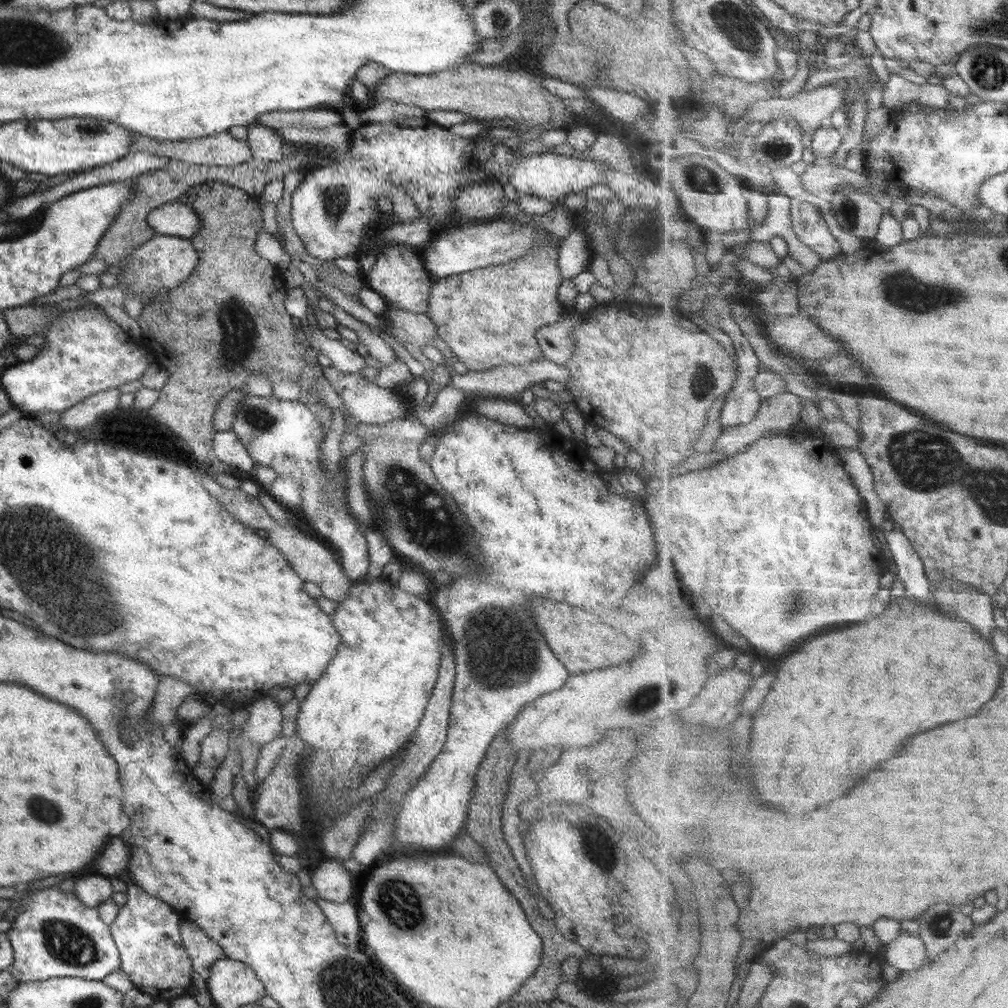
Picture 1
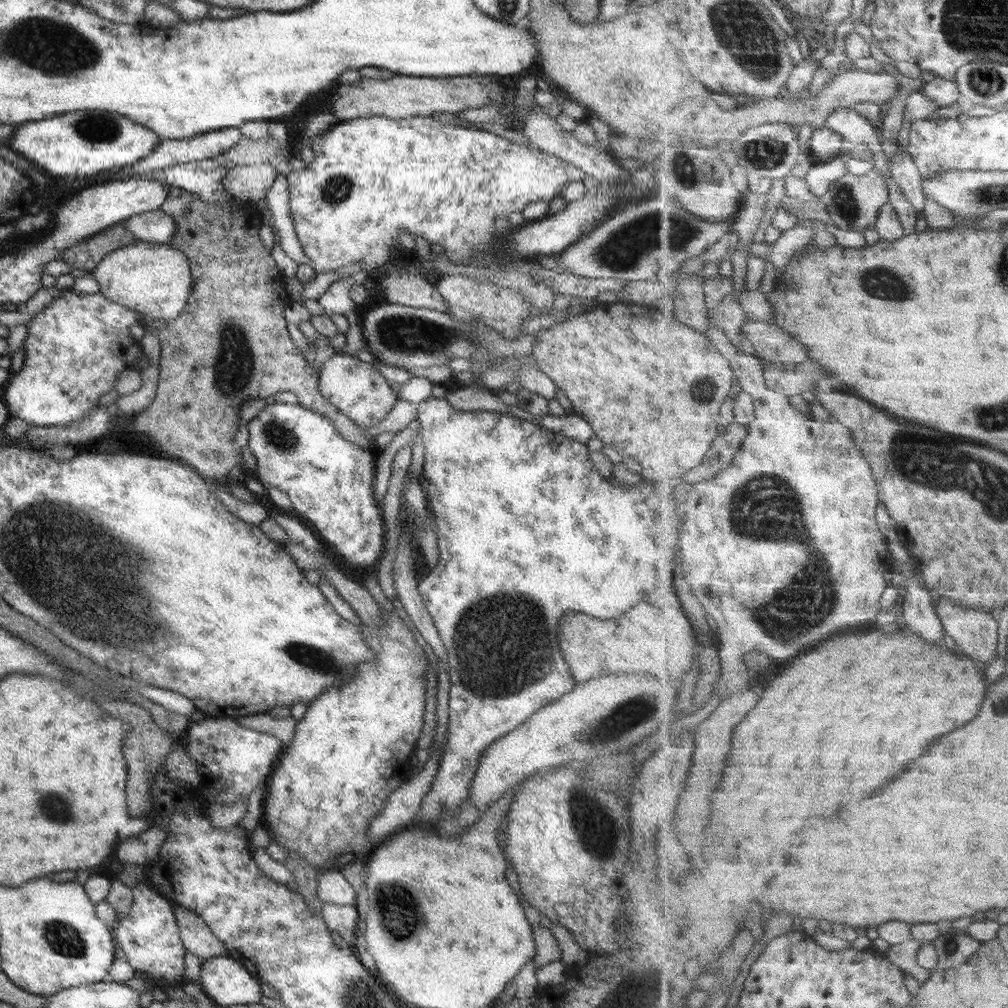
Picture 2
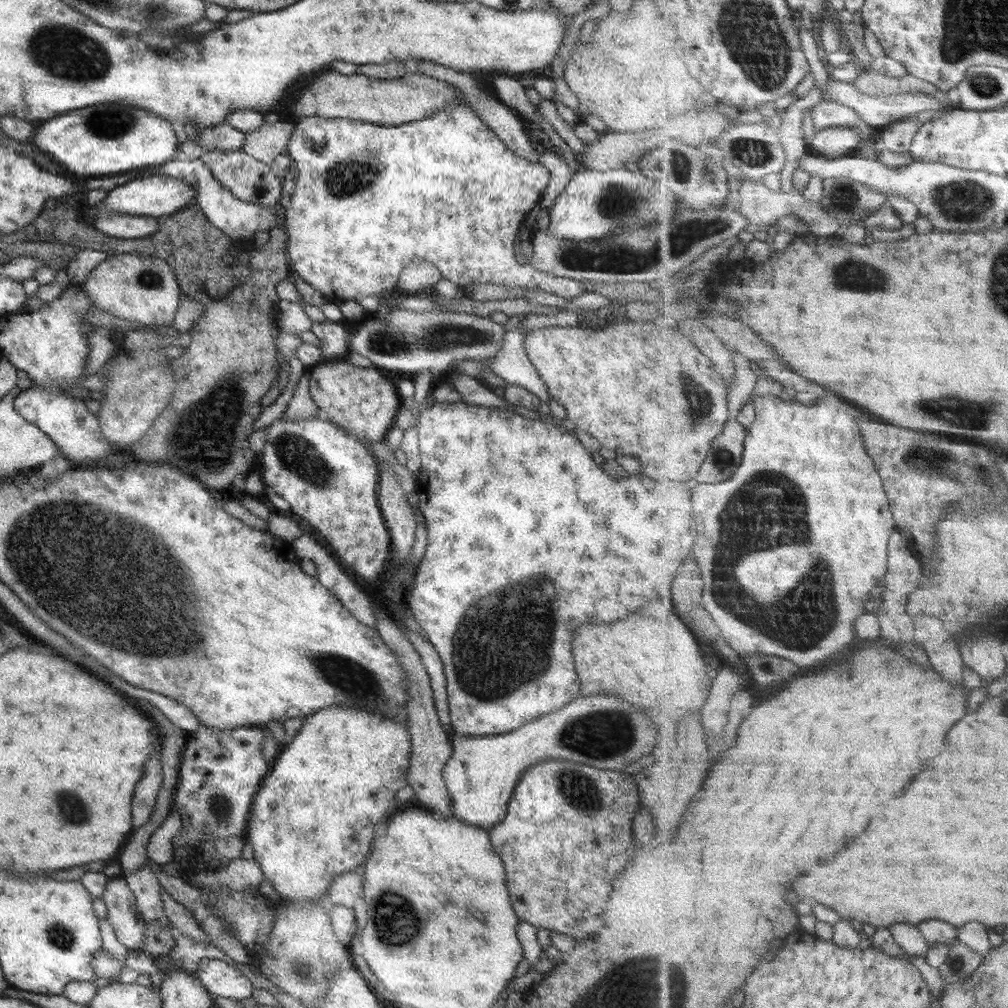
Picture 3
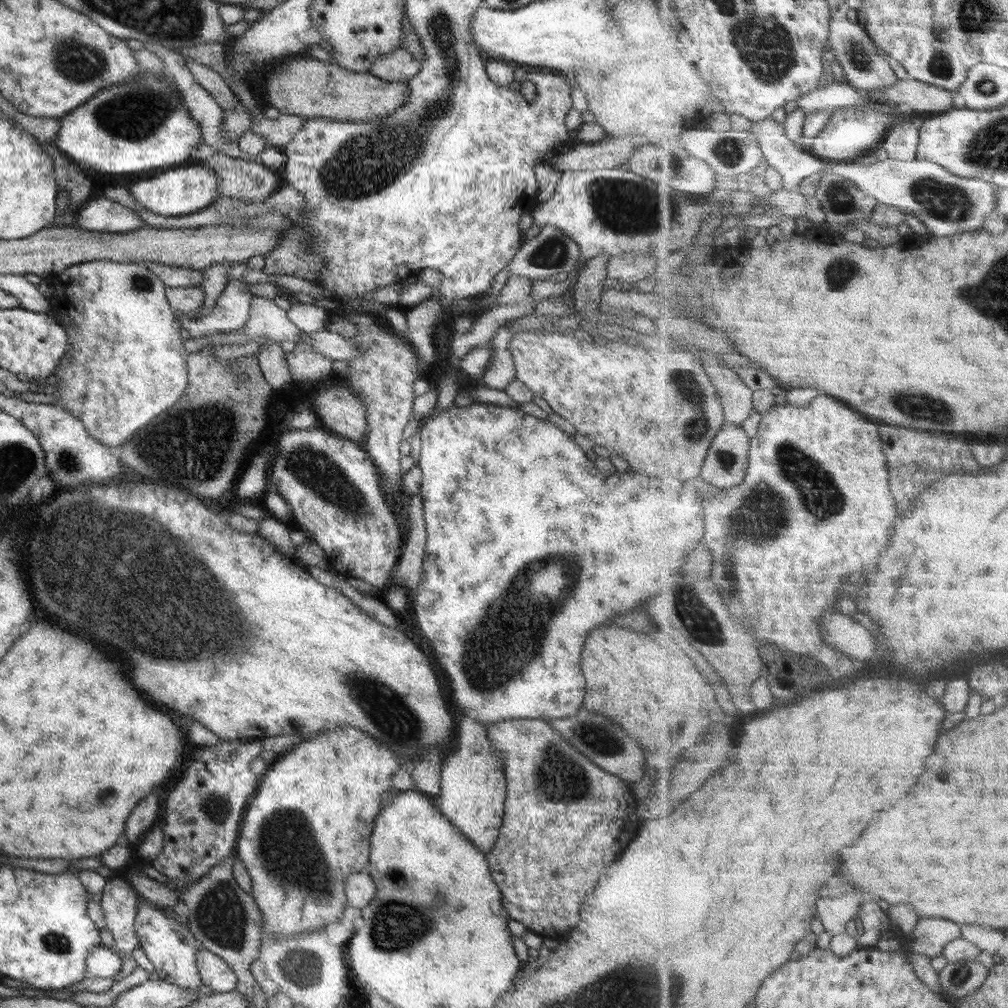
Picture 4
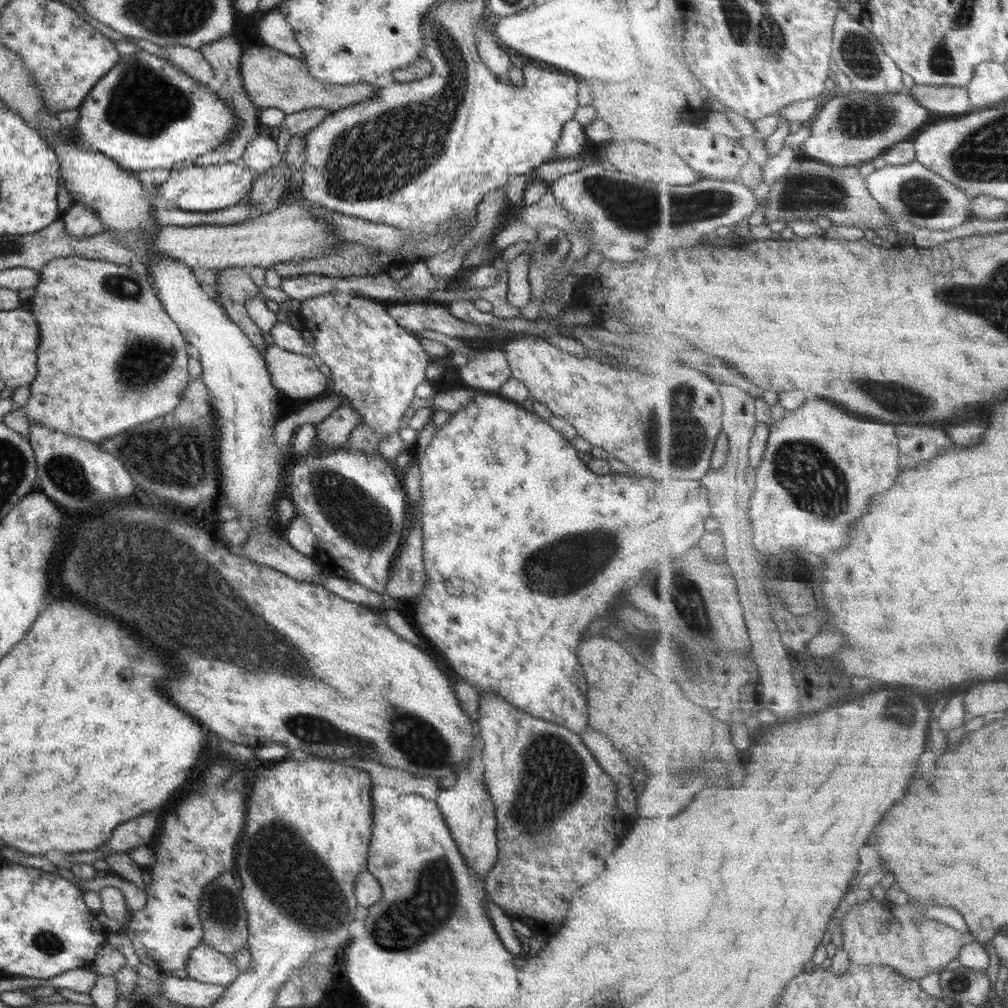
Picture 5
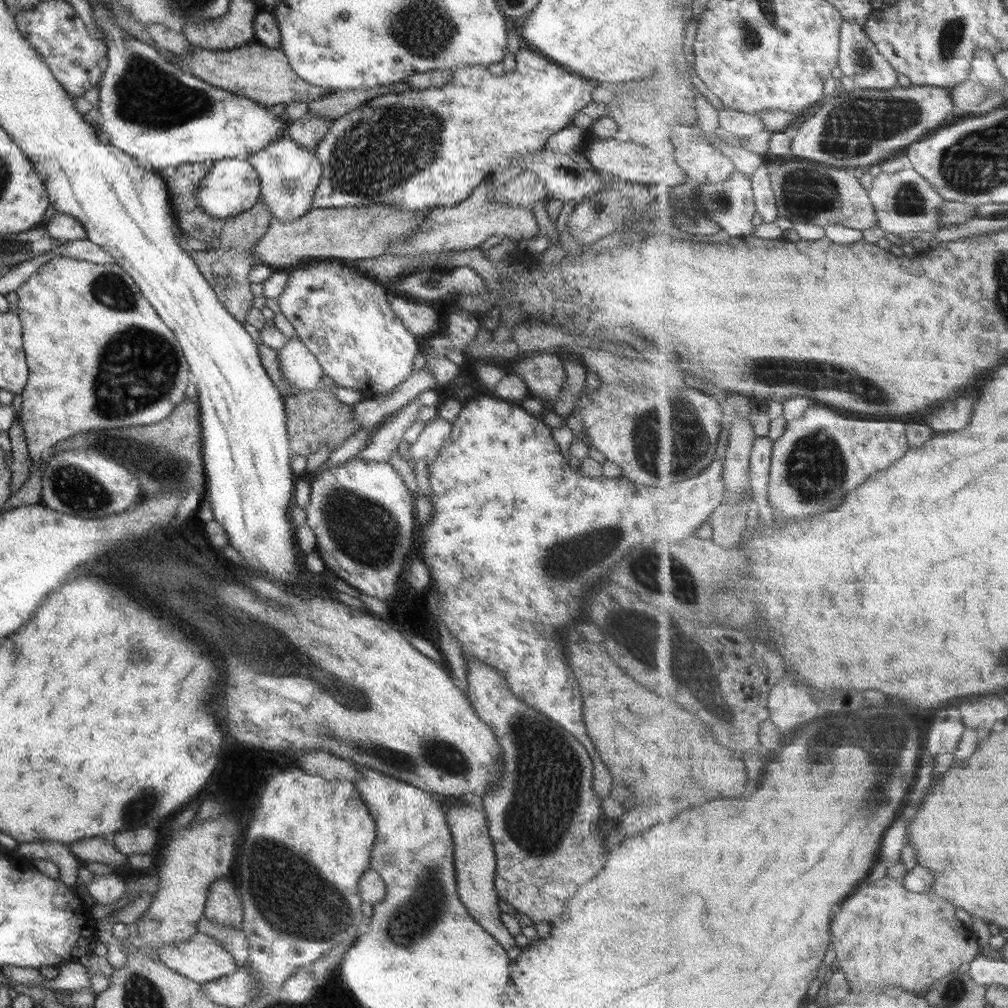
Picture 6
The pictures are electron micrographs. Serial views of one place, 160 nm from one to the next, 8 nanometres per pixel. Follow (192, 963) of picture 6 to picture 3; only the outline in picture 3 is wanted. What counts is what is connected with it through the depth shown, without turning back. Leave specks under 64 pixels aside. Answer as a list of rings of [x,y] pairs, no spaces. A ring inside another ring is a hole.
[[[201,959],[195,973],[210,995],[238,1001],[251,995],[254,990],[244,975],[221,960]]]

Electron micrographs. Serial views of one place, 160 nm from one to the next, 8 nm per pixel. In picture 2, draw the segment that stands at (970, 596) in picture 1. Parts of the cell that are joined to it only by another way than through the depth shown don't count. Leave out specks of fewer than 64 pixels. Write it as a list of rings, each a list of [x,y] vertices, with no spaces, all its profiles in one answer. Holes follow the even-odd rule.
[[[949,597],[939,598],[936,611],[942,620],[944,630],[954,640],[956,648],[981,664],[986,665],[991,660],[995,660],[997,646],[999,646],[996,613],[961,606],[959,602]]]

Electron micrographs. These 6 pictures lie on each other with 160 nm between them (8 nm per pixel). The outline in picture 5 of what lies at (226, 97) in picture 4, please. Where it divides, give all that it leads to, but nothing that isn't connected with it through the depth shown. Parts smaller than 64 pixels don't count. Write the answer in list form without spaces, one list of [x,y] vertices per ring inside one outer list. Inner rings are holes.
[[[167,45],[161,47],[167,55],[167,60],[185,74],[193,77],[197,82],[207,85],[212,78],[212,70],[209,64],[202,58],[198,50],[181,46]]]

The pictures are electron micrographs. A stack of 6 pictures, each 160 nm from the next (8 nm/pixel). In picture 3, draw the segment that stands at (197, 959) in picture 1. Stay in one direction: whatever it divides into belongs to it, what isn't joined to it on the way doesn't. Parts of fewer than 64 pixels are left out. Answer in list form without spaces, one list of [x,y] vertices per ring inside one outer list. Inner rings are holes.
[[[163,888],[160,891],[160,897],[163,904],[163,909],[171,928],[176,933],[191,935],[196,941],[209,943],[206,934],[199,928],[196,918],[192,917],[191,911],[181,906],[174,898],[169,896],[169,893]]]

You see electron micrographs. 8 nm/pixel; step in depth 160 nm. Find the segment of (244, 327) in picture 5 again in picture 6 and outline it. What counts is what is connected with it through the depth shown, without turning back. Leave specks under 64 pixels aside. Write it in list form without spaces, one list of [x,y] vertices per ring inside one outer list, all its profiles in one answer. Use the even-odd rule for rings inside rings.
[[[258,197],[258,201],[249,210],[224,219],[216,242],[216,253],[211,249],[203,252],[187,250],[195,267],[200,270],[203,279],[216,295],[217,301],[225,307],[236,322],[241,324],[245,322],[246,312],[252,307],[251,301],[254,298],[249,289],[251,282],[248,280],[248,274],[249,270],[257,264],[251,258],[250,252],[261,236],[266,233],[270,220],[267,209]]]

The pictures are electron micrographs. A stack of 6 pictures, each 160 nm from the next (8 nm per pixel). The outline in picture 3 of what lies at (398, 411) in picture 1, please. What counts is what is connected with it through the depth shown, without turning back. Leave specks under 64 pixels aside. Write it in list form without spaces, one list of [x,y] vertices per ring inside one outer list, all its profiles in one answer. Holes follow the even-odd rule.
[[[326,321],[313,324],[310,326],[310,332],[320,342],[320,360],[308,378],[311,401],[327,414],[329,422],[349,435],[383,438],[393,426],[394,416],[401,406],[396,387],[387,379],[386,372],[378,367],[361,368],[351,365],[345,354],[345,337],[348,334],[338,323]]]

